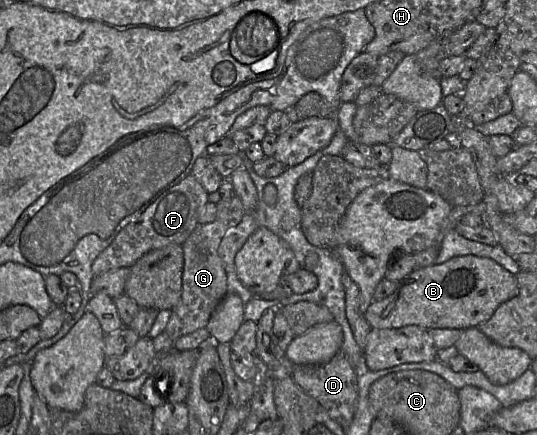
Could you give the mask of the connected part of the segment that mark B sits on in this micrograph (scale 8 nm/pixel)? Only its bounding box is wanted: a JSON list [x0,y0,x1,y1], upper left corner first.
[364,256,518,330]

